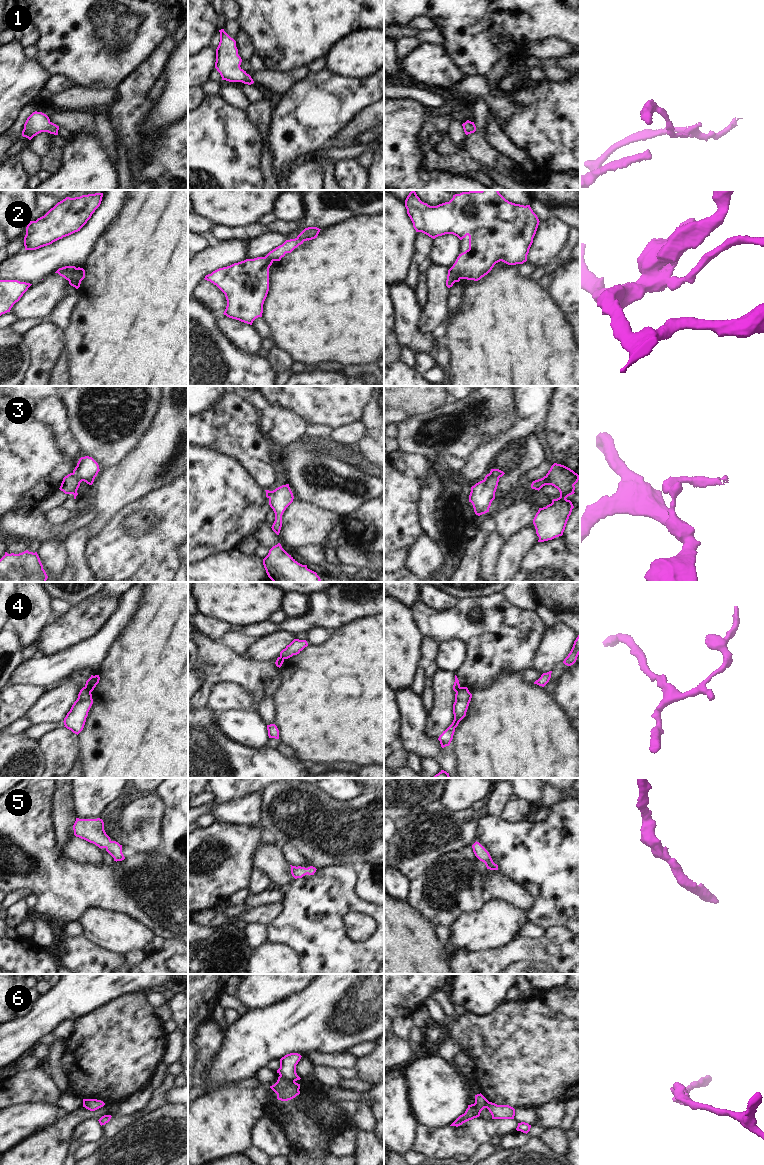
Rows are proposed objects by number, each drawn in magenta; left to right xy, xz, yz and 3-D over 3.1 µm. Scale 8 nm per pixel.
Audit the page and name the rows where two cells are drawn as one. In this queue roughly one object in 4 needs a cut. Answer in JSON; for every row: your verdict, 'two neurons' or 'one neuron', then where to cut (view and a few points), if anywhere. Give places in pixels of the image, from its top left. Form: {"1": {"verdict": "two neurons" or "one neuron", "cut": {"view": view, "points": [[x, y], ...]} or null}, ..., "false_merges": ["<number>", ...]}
{"1": {"verdict": "one neuron", "cut": null}, "2": {"verdict": "two neurons", "cut": {"view": "xy", "points": [[76, 268], [68, 280]]}}, "3": {"verdict": "two neurons", "cut": {"view": "xy", "points": [[72, 473], [81, 481]]}}, "4": {"verdict": "two neurons", "cut": {"view": "xy", "points": [[84, 687], [90, 692]]}}, "5": {"verdict": "one neuron", "cut": null}, "6": {"verdict": "two neurons", "cut": {"view": "xz", "points": [[280, 1075], [294, 1081]]}}, "false_merges": ["2", "3", "4", "6"]}

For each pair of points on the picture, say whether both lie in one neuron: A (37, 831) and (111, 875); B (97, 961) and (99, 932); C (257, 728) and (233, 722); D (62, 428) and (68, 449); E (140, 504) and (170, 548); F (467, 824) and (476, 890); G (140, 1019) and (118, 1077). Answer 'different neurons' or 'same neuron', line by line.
A: same neuron
B: different neurons
C: same neuron
D: same neuron
E: same neuron
F: different neurons
G: same neuron

